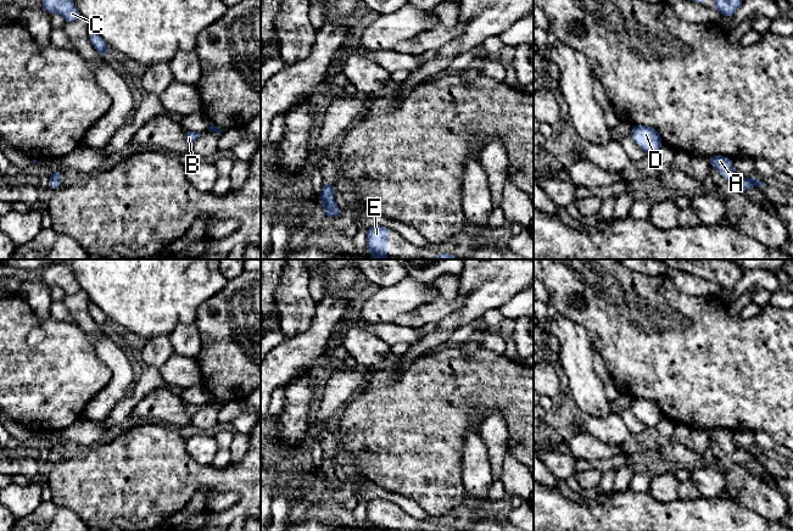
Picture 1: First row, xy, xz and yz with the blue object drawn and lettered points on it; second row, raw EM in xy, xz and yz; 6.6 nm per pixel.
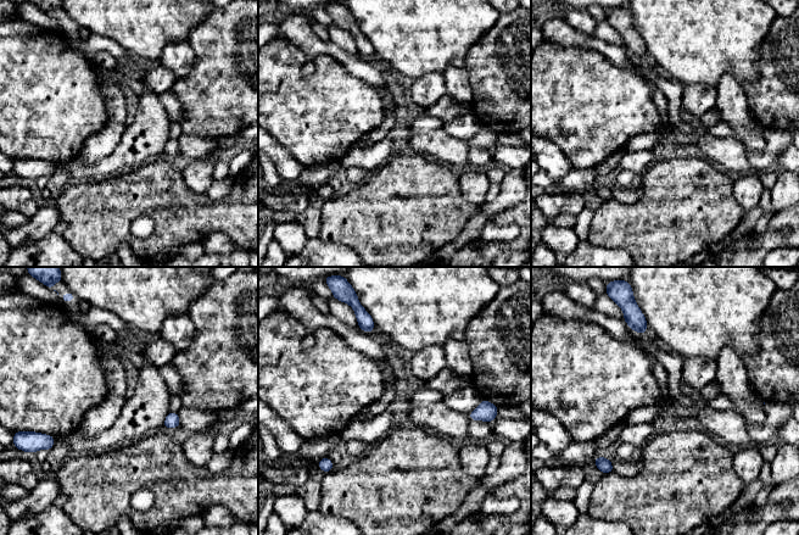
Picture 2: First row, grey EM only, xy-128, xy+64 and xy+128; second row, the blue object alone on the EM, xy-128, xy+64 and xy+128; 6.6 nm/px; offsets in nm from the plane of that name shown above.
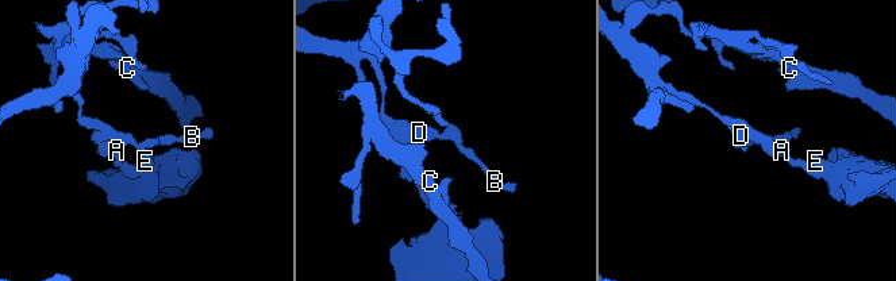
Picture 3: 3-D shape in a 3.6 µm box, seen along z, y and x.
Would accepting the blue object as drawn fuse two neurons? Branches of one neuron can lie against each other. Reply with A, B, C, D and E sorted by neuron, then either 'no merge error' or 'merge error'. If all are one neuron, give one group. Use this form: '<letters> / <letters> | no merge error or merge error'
A B D / C E | merge error

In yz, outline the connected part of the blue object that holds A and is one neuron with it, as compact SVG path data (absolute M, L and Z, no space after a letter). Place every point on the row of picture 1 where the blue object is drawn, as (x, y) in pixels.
M715 155L708 157L708 161L710 166L715 168L728 181L732 181L737 177L737 173L733 169L732 158Z

